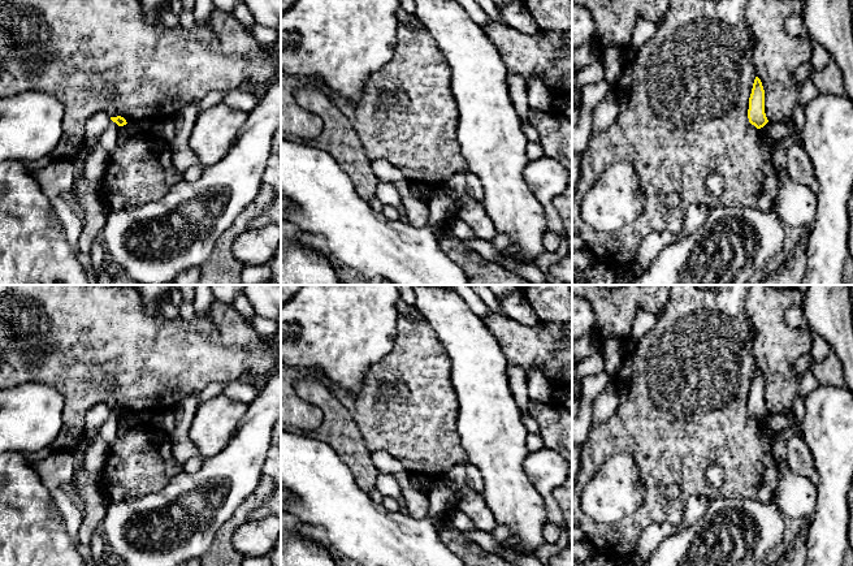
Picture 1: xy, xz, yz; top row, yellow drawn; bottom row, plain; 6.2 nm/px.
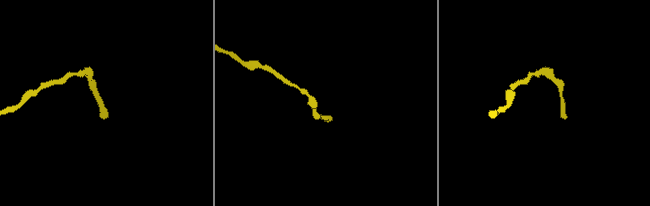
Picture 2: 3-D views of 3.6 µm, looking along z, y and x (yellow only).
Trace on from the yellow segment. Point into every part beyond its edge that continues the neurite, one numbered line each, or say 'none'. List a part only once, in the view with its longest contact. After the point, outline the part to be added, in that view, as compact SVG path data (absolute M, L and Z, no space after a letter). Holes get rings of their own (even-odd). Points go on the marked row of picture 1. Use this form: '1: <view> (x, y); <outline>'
none

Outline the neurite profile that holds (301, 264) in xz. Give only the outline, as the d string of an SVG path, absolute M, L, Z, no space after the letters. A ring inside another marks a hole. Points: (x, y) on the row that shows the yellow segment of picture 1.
M281 241L281 285L346 285L330 262L299 241Z

